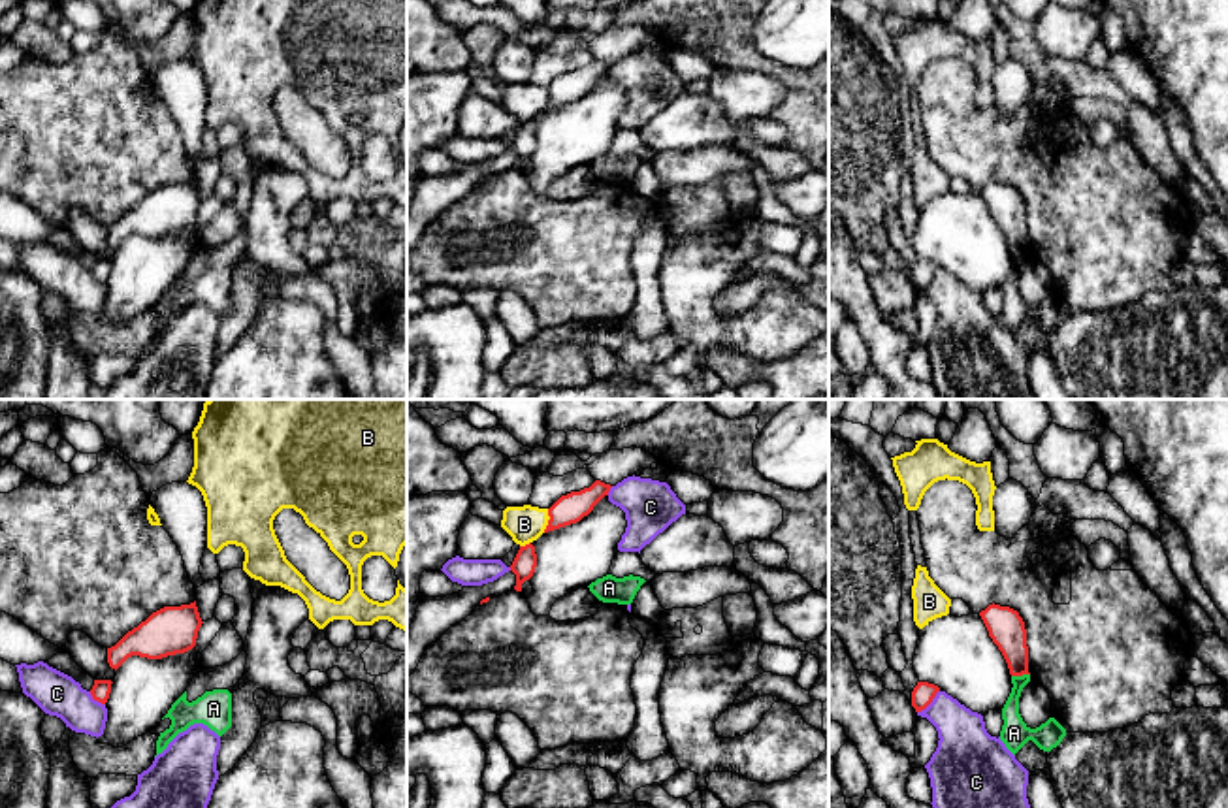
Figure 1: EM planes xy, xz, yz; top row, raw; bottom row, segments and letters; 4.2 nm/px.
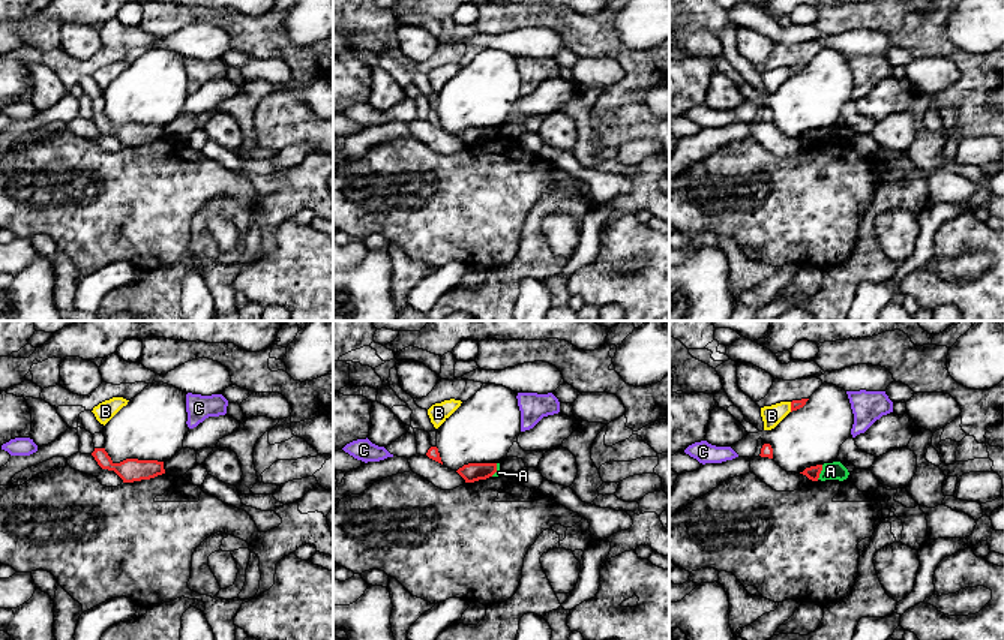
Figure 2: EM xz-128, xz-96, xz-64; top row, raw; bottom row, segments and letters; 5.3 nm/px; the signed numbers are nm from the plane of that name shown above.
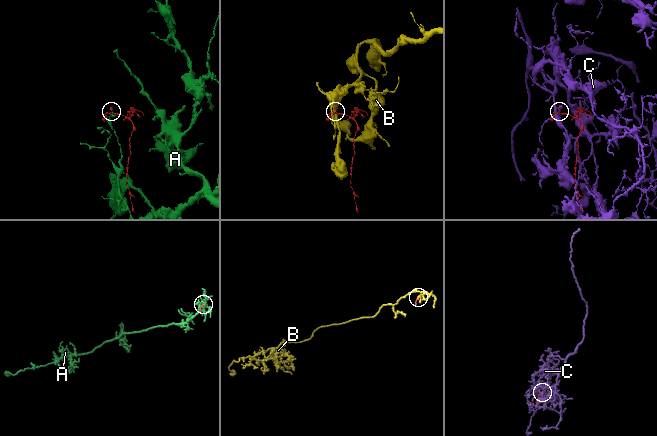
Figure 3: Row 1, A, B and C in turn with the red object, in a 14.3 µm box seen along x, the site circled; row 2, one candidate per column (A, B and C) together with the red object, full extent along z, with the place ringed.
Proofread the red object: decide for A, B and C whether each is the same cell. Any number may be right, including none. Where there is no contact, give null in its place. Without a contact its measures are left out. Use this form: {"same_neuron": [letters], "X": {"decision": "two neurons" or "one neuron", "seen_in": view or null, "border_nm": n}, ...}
{"same_neuron": [], "A": {"decision": "two neurons", "seen_in": "yz", "border_nm": 80}, "B": {"decision": "two neurons", "seen_in": "xz", "border_nm": 110}, "C": {"decision": "two neurons", "seen_in": "yz", "border_nm": 140}}

